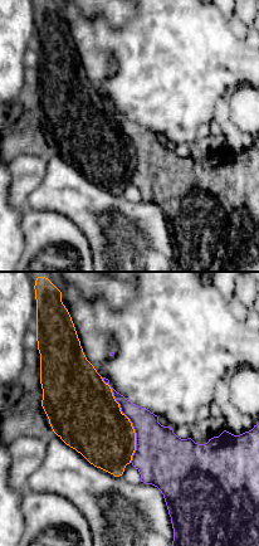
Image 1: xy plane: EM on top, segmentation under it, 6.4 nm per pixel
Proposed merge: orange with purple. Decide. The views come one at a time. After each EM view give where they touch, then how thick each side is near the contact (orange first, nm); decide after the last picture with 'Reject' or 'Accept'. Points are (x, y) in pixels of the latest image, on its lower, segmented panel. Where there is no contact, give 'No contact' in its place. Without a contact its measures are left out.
Touches orange at (128, 420). Thickness 420 nm (orange) against 280 nm

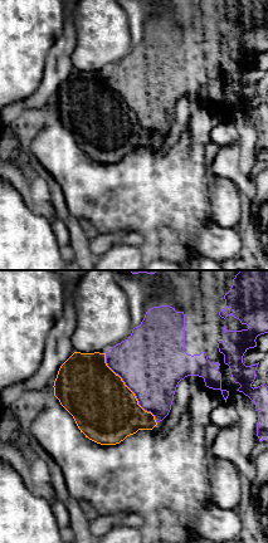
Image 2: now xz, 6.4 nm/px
Touches orange at (130, 390). Thickness 400 nm (orange) against 440 nm

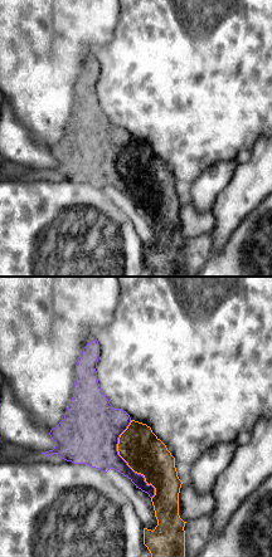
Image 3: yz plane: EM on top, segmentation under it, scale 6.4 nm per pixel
Touches orange at (125, 460). Thickness 260 nm (orange) against 320 nm

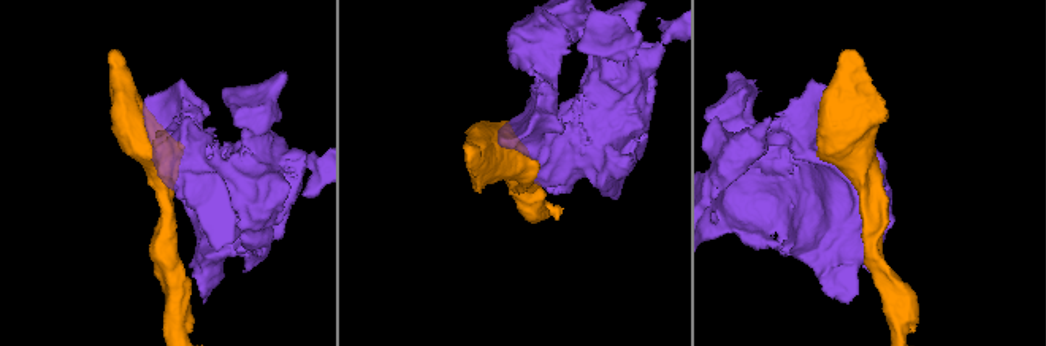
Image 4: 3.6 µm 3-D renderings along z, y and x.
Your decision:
Reject

